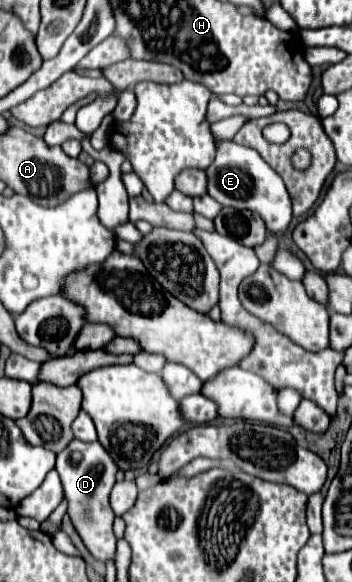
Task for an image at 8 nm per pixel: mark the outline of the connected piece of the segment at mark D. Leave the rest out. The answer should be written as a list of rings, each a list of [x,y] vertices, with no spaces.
[[[72,439],[68,447],[58,453],[56,471],[60,473],[64,495],[68,499],[68,515],[78,535],[82,537],[84,545],[96,559],[100,561],[112,559],[116,551],[116,537],[112,533],[112,523],[116,515],[108,503],[108,495],[116,483],[118,465],[112,461],[110,453],[98,441],[84,443],[84,441]]]

